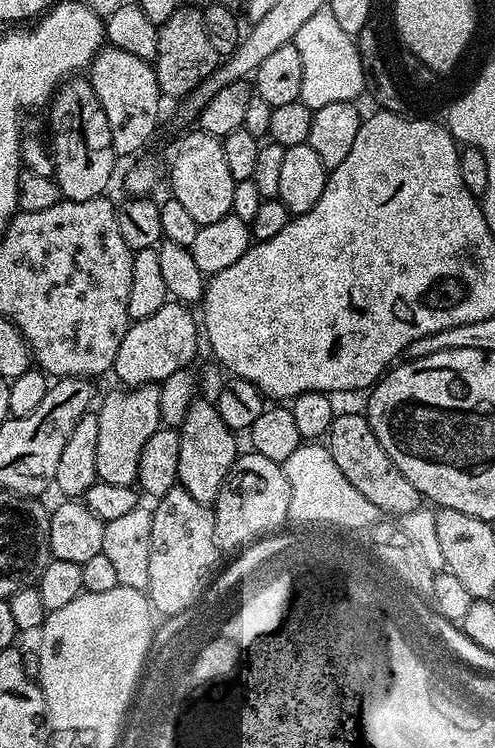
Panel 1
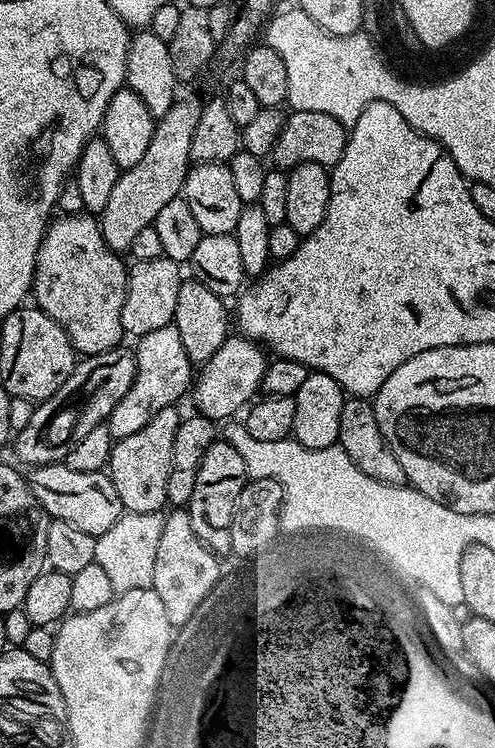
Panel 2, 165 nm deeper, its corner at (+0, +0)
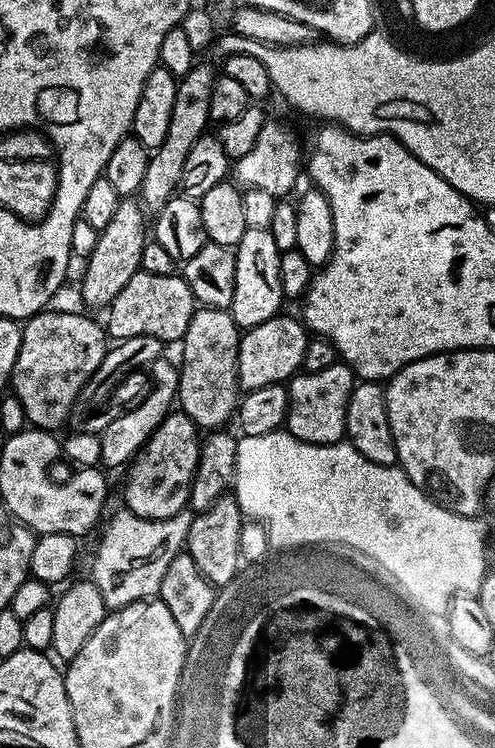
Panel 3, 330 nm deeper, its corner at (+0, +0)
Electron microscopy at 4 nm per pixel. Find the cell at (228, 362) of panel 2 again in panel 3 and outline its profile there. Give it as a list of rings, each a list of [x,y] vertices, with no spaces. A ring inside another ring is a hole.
[[[278,314],[258,326],[247,329],[238,346],[238,382],[244,392],[258,386],[284,384],[303,369],[310,333],[299,319]]]

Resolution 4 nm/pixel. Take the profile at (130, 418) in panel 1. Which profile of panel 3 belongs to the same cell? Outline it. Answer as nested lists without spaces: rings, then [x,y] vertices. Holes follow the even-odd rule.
[[[169,412],[127,469],[129,472],[128,481],[124,484],[123,507],[138,518],[147,520],[174,518],[174,514],[185,511],[188,508],[190,486],[198,470],[201,443],[201,429],[185,412]]]

